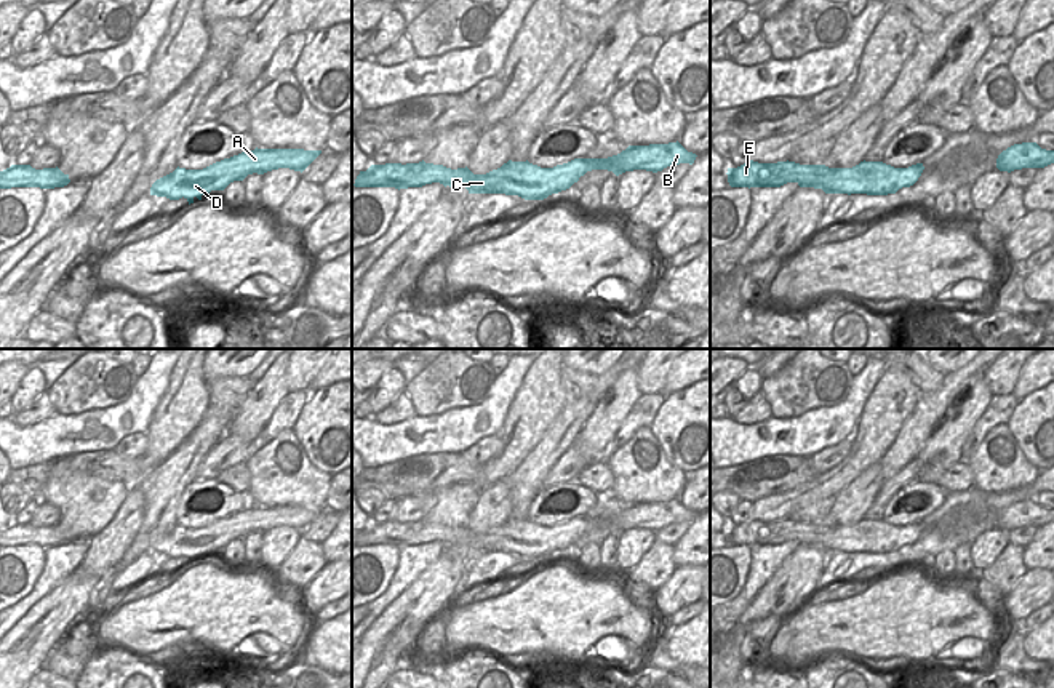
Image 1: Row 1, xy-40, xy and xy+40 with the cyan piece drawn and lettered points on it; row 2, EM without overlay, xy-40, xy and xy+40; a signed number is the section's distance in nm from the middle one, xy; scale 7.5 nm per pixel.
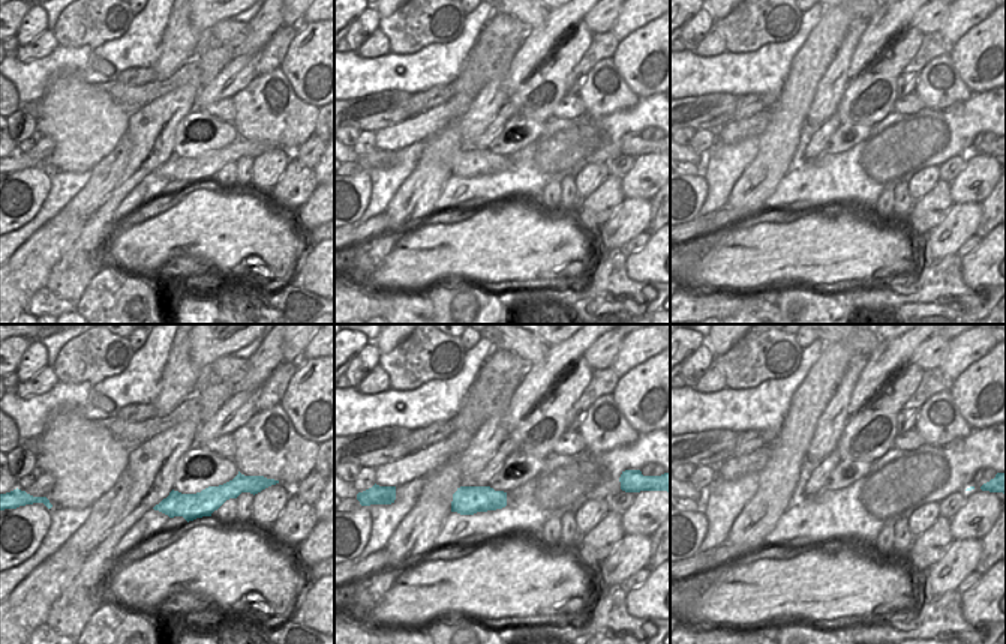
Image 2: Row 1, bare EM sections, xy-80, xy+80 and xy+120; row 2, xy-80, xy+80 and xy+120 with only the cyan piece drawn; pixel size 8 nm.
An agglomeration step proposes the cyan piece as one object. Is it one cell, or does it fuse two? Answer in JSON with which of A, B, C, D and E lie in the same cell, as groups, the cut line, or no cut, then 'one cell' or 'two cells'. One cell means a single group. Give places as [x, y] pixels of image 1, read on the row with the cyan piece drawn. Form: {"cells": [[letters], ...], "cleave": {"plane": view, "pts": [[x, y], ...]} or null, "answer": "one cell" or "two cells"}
{"cells": [["A", "B", "C", "D", "E"]], "cleave": null, "answer": "one cell"}

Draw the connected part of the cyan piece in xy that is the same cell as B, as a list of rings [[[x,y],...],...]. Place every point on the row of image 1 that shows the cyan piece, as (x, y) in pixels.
[[[678,141],[669,144],[629,146],[608,158],[574,158],[553,168],[541,168],[526,162],[509,160],[501,168],[486,174],[473,174],[467,166],[451,170],[443,165],[425,163],[385,163],[371,165],[360,171],[355,187],[422,187],[440,182],[445,187],[465,187],[469,194],[505,194],[525,200],[544,200],[552,194],[569,189],[587,171],[608,170],[616,176],[633,171],[662,171],[670,165],[689,163],[696,154],[688,152]]]

